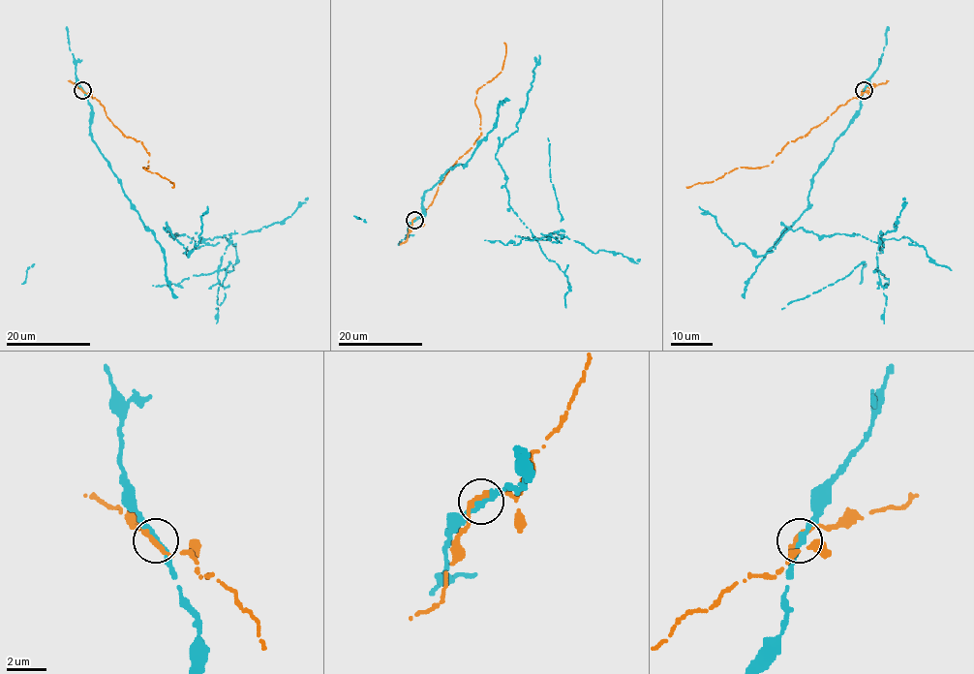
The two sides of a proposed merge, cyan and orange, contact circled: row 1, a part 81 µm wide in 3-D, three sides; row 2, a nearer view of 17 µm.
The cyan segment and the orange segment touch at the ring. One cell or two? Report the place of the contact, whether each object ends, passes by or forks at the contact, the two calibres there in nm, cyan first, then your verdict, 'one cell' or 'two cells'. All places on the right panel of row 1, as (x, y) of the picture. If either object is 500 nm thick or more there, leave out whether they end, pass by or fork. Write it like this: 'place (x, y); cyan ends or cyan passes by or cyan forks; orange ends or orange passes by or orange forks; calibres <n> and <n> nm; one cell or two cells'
place (864, 90); cyan passes by; orange ends; calibres 260 and 360 nm; two cells

